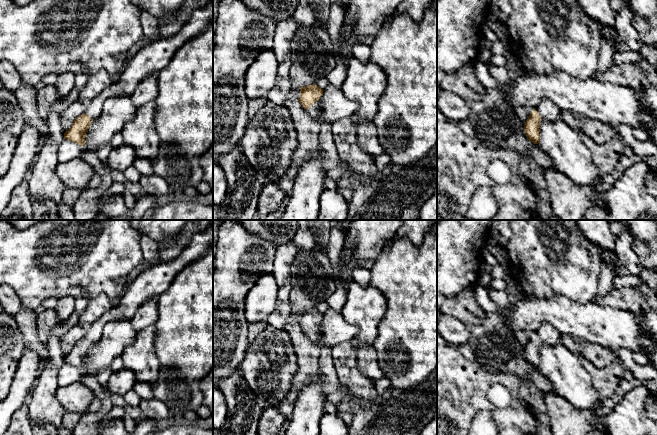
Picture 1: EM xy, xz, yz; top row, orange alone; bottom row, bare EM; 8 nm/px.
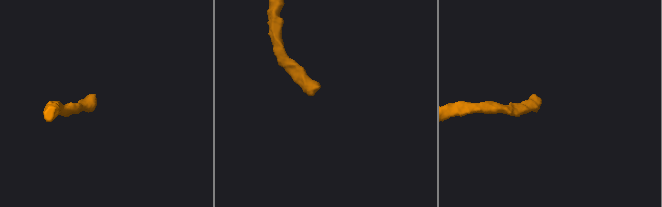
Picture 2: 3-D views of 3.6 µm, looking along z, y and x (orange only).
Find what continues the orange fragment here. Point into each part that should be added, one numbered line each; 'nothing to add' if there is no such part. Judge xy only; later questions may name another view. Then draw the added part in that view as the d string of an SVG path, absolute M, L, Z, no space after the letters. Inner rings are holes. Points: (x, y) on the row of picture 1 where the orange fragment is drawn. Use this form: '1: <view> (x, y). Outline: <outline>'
1: xy (153, 57). Outline: M208 1L191 13L189 21L176 35L145 44L133 58L127 61L121 75L85 108L85 114L94 120L100 116L107 98L131 97L147 76L158 74L169 64L179 48L188 40L200 35L211 24L213 24L213 1Z

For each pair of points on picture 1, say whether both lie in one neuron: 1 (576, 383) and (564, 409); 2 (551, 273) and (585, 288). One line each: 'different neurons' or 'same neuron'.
1: different neurons
2: same neuron

